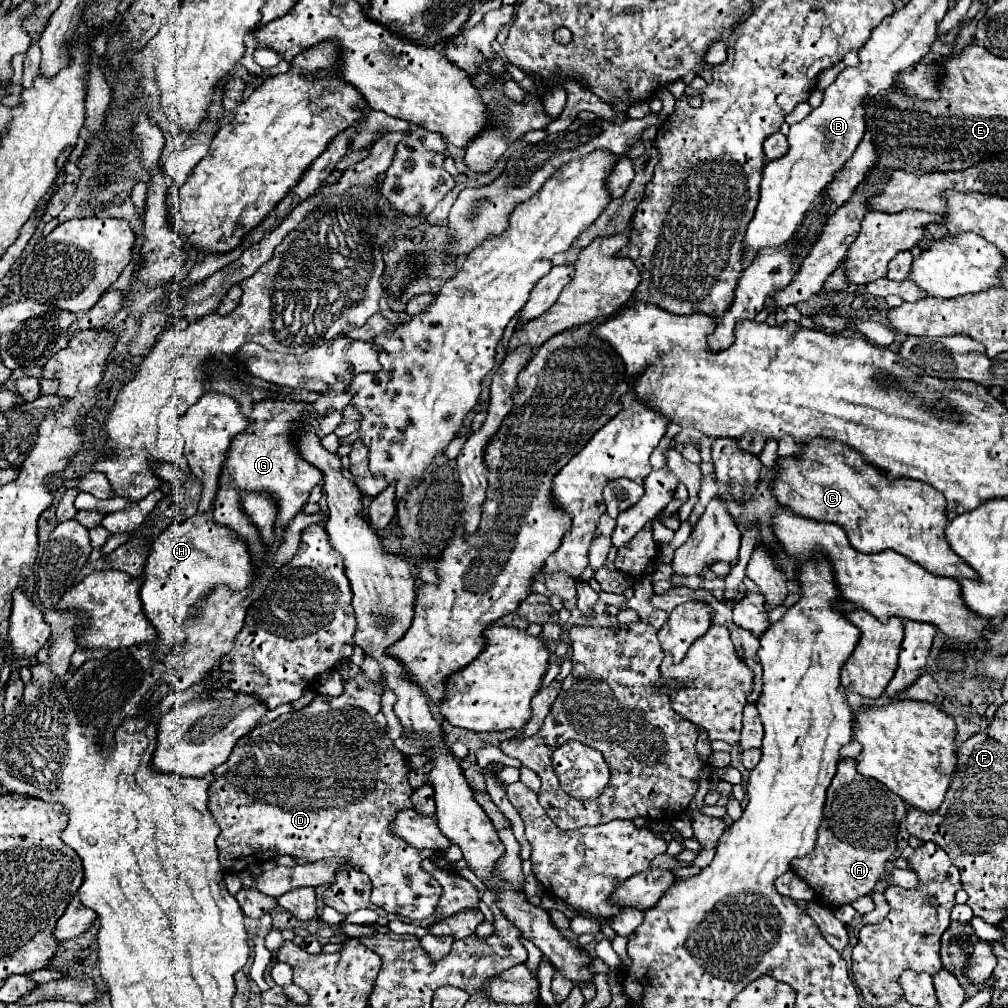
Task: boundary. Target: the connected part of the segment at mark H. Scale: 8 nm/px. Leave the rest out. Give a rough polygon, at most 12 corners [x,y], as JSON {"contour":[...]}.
{"contour":[[211,510],[151,544],[143,610],[163,658],[217,584],[243,590],[249,548]]}

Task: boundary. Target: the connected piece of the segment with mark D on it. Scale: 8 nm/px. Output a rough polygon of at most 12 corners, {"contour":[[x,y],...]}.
{"contour":[[361,672],[241,736],[213,770],[219,864],[345,858],[423,920],[429,849]]}

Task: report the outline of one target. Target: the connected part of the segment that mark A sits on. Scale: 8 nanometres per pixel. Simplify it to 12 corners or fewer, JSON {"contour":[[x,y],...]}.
{"contour":[[839,760],[791,870],[829,908],[873,894],[905,802]]}

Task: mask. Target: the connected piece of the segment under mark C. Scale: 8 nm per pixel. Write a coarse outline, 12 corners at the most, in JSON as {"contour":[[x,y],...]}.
{"contour":[[841,442],[777,460],[773,492],[839,524],[857,552],[895,550],[979,580],[945,540],[941,492],[887,480]]}

